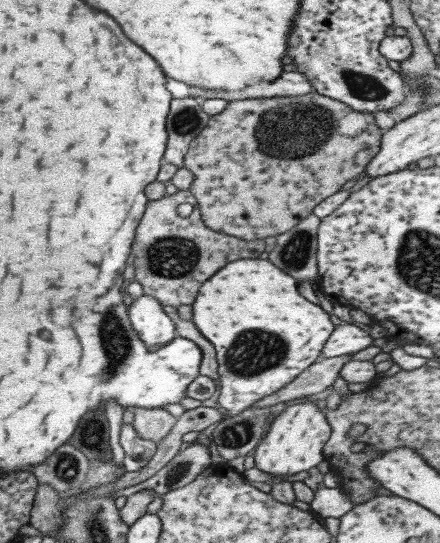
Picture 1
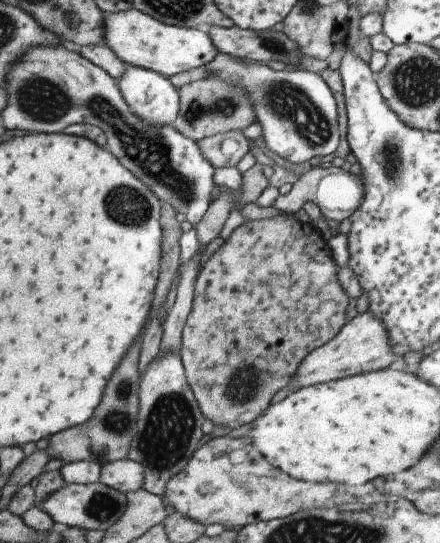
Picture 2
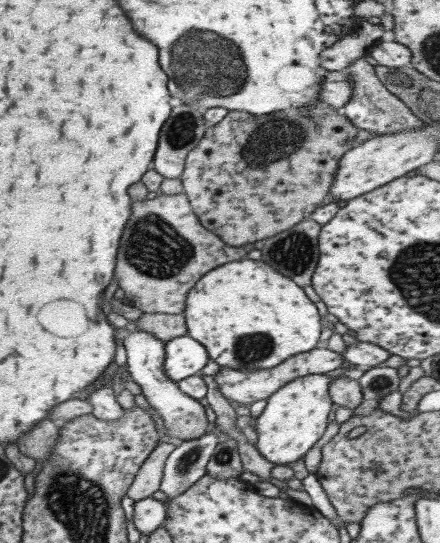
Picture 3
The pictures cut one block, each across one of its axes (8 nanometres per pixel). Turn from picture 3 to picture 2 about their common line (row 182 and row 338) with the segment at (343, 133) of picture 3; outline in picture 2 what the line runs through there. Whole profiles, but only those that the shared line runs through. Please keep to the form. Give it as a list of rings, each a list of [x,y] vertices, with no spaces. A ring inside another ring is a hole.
[[[287,213],[282,217],[278,216],[259,221],[248,220],[235,229],[229,238],[224,241],[223,246],[205,262],[194,282],[191,310],[182,328],[180,349],[178,350],[187,384],[204,418],[211,420],[214,425],[228,426],[230,430],[242,424],[251,423],[271,402],[273,394],[277,394],[278,390],[285,388],[285,385],[290,382],[292,374],[303,358],[312,350],[323,346],[339,332],[339,329],[347,322],[344,316],[345,306],[349,298],[339,286],[336,278],[337,267],[330,257],[326,243],[323,242],[313,226],[309,223],[301,224],[293,214]]]

